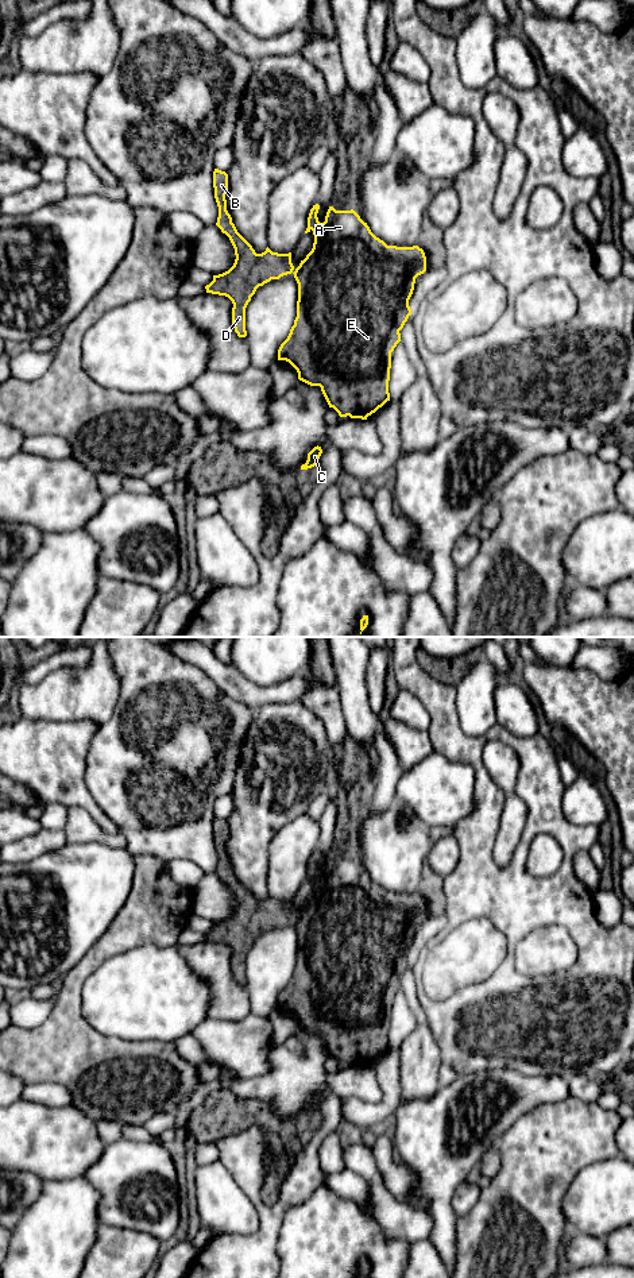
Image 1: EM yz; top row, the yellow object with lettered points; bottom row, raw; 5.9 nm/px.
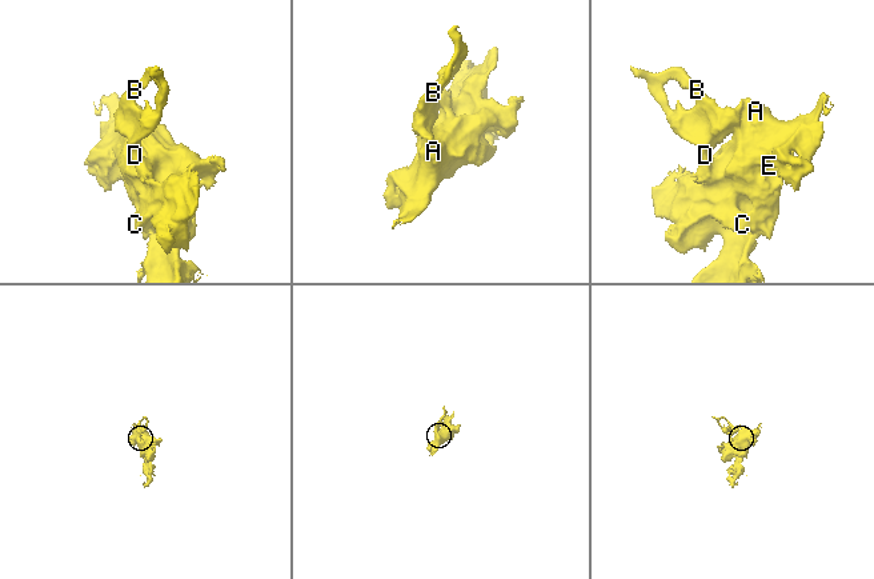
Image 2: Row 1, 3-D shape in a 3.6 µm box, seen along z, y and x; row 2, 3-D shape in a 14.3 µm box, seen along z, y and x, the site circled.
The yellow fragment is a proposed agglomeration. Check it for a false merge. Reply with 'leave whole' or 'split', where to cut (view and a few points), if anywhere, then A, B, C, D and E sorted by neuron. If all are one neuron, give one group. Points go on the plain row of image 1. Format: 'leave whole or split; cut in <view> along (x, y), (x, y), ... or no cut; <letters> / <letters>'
leave whole; no cut; A B C D E

